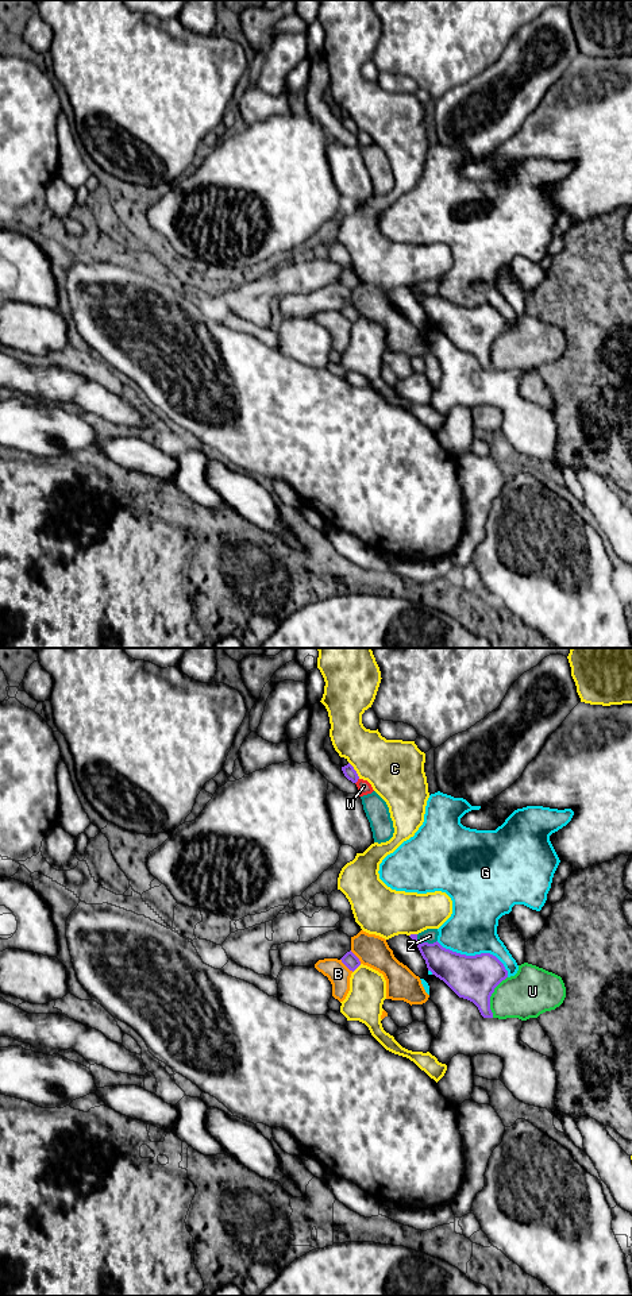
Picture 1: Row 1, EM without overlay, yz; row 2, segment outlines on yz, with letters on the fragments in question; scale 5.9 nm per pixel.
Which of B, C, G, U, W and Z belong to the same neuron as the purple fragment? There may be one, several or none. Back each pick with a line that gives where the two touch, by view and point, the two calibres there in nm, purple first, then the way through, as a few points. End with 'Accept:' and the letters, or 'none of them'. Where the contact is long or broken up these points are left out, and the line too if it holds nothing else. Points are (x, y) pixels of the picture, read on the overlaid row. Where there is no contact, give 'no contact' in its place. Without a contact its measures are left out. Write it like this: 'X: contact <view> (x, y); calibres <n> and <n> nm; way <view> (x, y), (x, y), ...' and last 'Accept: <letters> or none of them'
Accept: none of them

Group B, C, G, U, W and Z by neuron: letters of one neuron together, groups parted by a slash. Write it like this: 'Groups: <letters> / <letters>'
Groups: B Z / C / G / U / W

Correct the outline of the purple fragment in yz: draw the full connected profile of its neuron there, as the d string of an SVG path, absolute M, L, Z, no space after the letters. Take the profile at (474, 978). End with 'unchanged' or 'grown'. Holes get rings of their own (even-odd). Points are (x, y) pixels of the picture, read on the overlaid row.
M417 934L409 936L417 945L428 971L443 980L459 998L473 1002L483 1018L493 1018L490 996L494 988L508 977L504 964L490 953L466 956L433 944L417 941Z; unchanged

